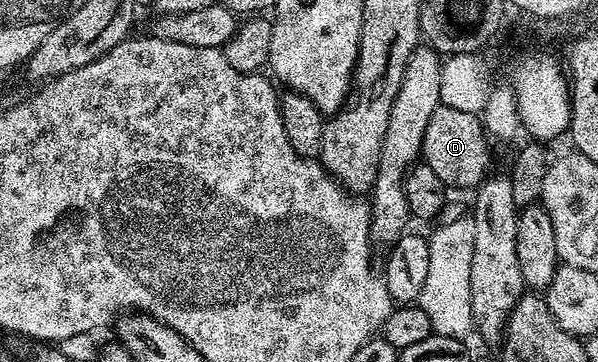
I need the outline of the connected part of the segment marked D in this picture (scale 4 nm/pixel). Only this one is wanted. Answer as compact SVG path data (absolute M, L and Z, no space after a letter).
M441 103L435 114L431 114L431 120L427 122L420 159L427 166L431 166L431 170L435 170L435 174L439 174L441 181L450 189L473 190L490 175L489 144L491 145L490 137L481 125L478 113L455 110Z

